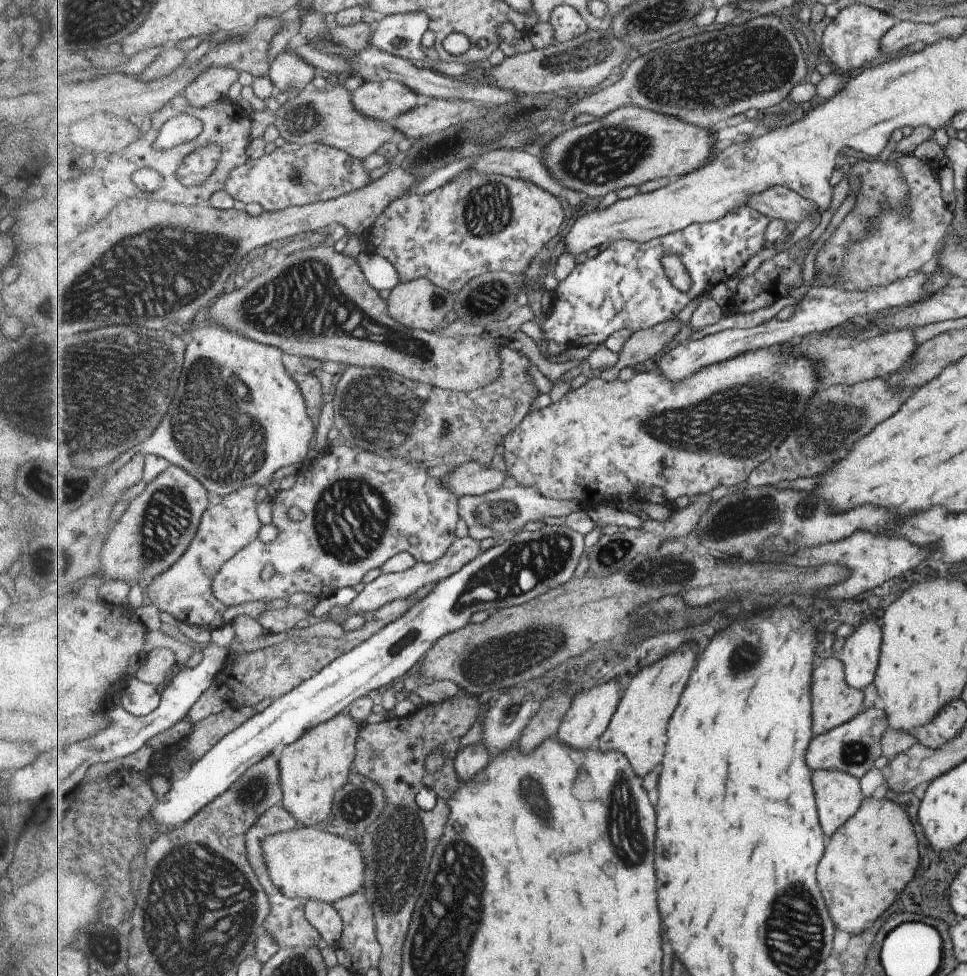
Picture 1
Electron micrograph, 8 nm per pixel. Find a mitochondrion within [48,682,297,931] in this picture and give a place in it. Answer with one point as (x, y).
(253, 794)

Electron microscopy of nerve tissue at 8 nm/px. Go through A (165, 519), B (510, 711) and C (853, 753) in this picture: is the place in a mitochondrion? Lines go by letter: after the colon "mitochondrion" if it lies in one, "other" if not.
A: mitochondrion
B: other
C: mitochondrion

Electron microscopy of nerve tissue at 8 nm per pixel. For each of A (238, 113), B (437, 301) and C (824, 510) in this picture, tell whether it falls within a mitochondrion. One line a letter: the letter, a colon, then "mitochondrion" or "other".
A: other
B: mitochondrion
C: other

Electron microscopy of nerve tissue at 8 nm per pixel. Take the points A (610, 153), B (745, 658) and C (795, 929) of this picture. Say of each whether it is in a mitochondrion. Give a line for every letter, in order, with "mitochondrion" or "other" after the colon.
A: mitochondrion
B: mitochondrion
C: mitochondrion

